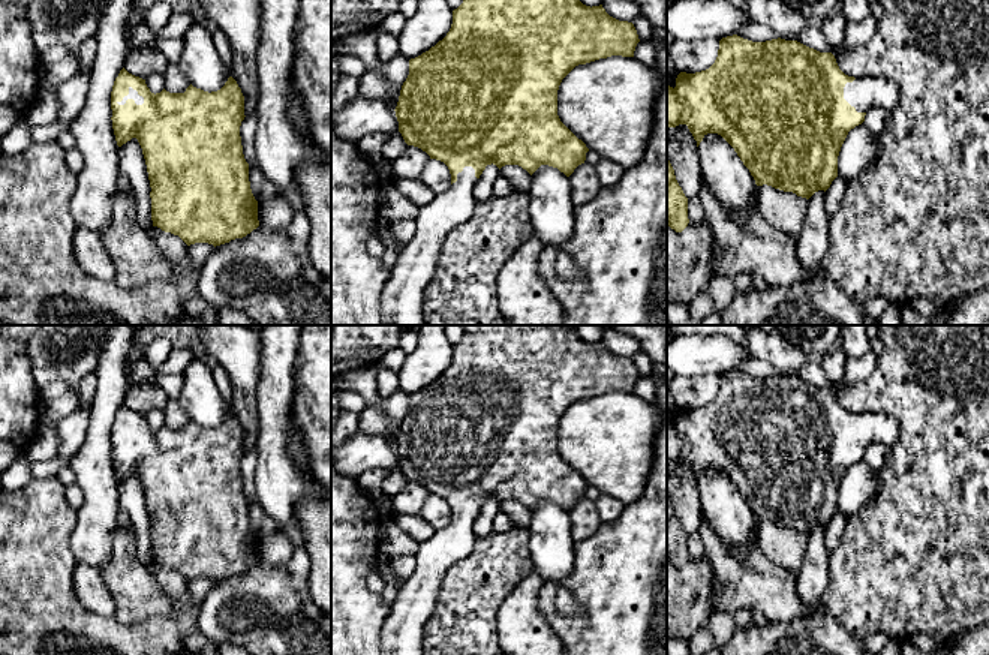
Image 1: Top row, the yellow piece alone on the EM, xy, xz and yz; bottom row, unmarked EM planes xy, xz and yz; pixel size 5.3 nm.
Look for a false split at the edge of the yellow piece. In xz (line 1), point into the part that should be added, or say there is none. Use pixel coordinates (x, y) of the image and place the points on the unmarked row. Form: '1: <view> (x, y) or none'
1: xz (402, 633)

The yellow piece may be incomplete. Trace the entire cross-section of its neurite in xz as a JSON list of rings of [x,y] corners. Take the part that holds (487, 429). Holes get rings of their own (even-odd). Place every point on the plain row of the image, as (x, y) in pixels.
[[[463,325],[463,339],[453,346],[447,372],[429,387],[409,396],[409,411],[402,421],[396,453],[408,481],[444,498],[451,520],[427,541],[420,543],[415,571],[397,591],[381,630],[382,655],[424,655],[424,627],[433,613],[447,570],[466,558],[475,544],[474,523],[487,501],[499,505],[518,501],[530,511],[541,502],[557,504],[566,513],[584,499],[589,484],[557,451],[557,426],[562,415],[578,400],[611,391],[634,393],[640,378],[632,358],[610,352],[602,340],[583,340],[574,325]]]

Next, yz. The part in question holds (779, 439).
[[[733,370],[719,376],[718,393],[709,405],[695,409],[680,408],[676,414],[676,423],[673,424],[667,421],[667,463],[686,460],[694,475],[697,477],[697,483],[707,469],[721,471],[734,484],[743,501],[749,505],[757,522],[767,520],[775,525],[793,528],[797,532],[809,535],[818,526],[826,528],[830,523],[832,517],[838,513],[838,492],[848,468],[865,457],[865,451],[871,444],[881,444],[887,450],[892,450],[896,445],[898,438],[899,423],[896,418],[883,412],[848,412],[839,405],[832,388],[820,388],[797,376],[785,376],[778,373],[766,378],[752,378]]]

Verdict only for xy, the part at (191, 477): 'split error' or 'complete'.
split error

